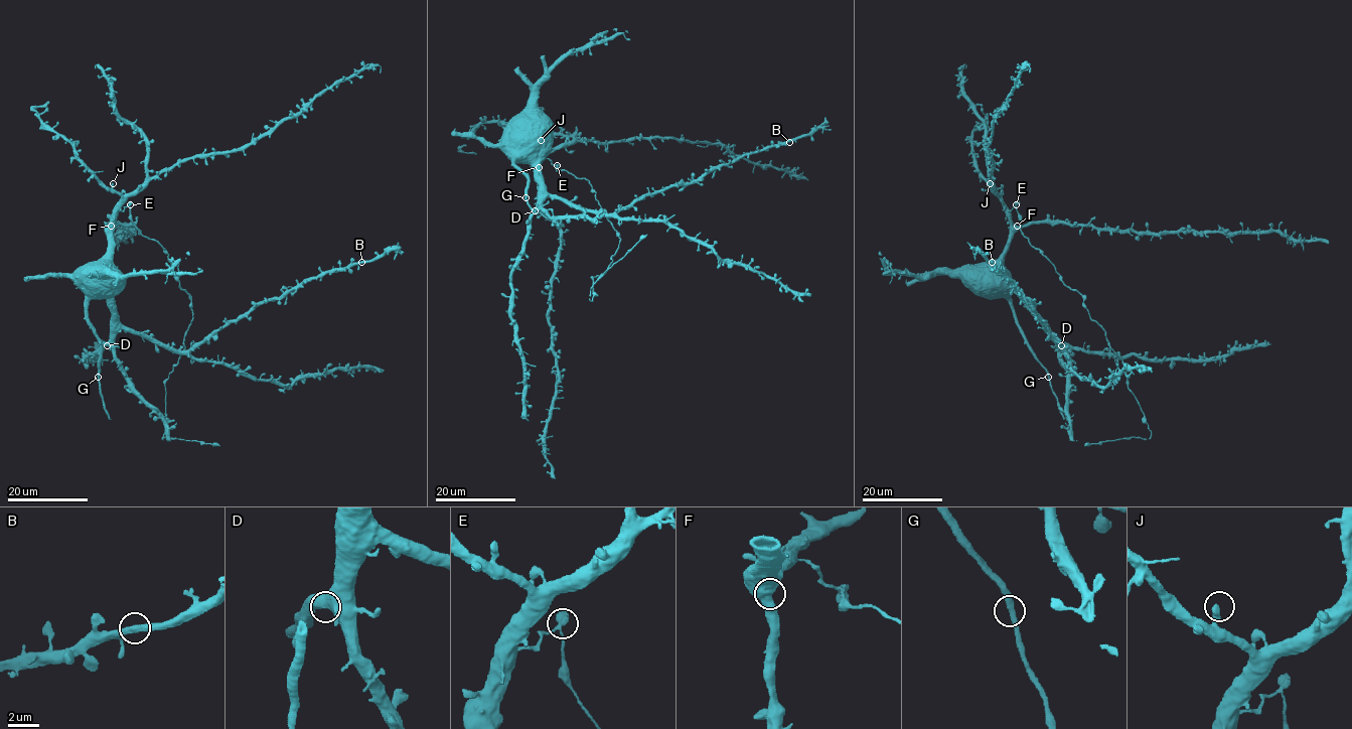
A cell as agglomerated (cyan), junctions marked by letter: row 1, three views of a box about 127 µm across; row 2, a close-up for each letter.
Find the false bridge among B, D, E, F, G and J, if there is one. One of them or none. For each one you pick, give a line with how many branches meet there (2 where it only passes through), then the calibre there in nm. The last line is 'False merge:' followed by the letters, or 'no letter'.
False merge: no letter

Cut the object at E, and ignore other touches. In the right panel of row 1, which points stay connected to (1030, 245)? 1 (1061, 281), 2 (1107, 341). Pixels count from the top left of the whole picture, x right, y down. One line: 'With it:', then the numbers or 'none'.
With it: 1, 2

